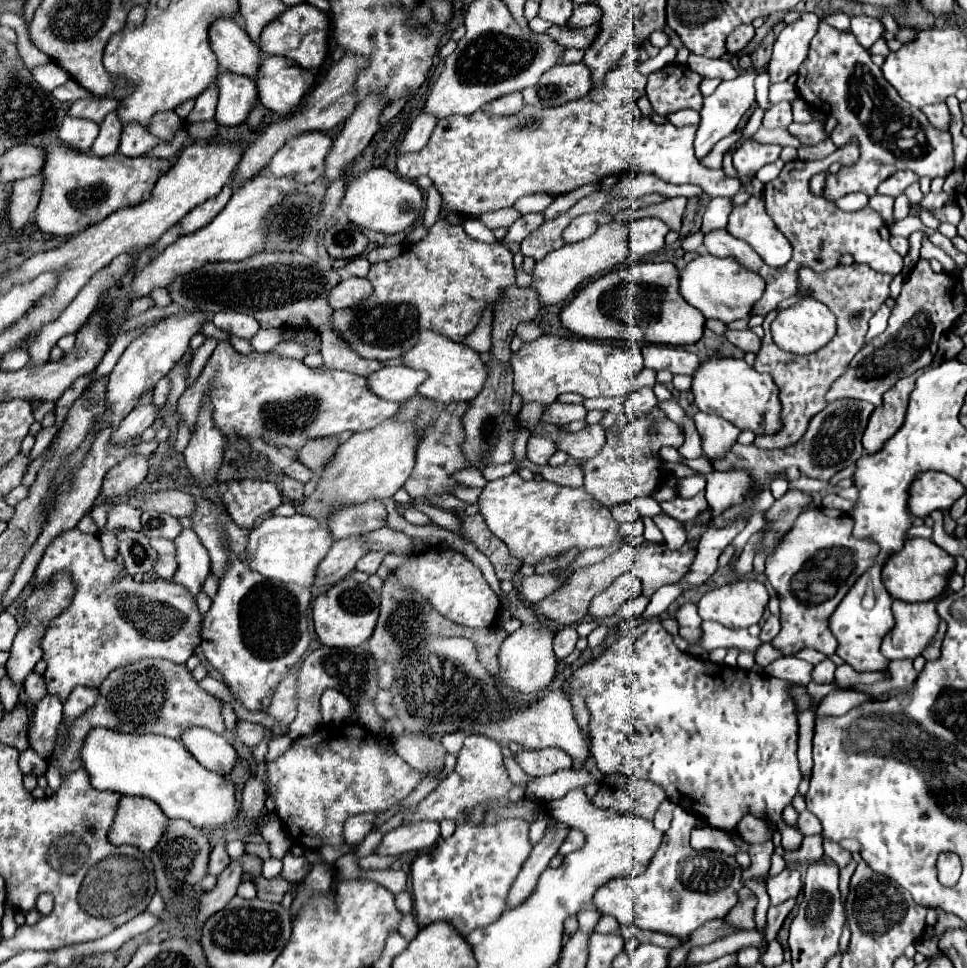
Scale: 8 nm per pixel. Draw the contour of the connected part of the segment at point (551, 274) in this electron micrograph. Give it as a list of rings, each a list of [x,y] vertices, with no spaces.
[[[614,218],[612,222],[600,226],[594,236],[590,236],[582,242],[576,242],[576,244],[566,244],[560,250],[550,252],[544,260],[536,262],[534,272],[532,272],[532,276],[534,276],[532,288],[538,292],[540,302],[542,304],[566,302],[574,294],[574,290],[578,288],[580,282],[584,282],[586,278],[590,278],[602,270],[608,270],[616,264],[622,264],[630,254],[628,226],[630,226],[628,220]]]

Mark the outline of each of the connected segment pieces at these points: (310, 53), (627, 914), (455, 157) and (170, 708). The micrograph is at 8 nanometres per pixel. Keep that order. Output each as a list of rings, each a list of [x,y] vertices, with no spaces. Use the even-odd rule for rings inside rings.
[[[302,2],[284,10],[278,18],[264,26],[260,34],[260,50],[264,54],[276,54],[298,62],[302,68],[320,68],[328,54],[328,36],[330,36],[330,18],[326,12]]]
[[[676,806],[674,820],[662,838],[658,852],[648,868],[638,876],[616,878],[600,886],[594,894],[594,906],[602,914],[614,916],[620,924],[632,924],[670,936],[690,936],[706,922],[724,918],[738,902],[742,888],[742,866],[734,856],[718,850],[694,850],[688,840],[694,814]]]
[[[621,57],[606,74],[602,86],[592,88],[584,98],[566,102],[564,106],[536,108],[526,104],[522,114],[512,116],[490,116],[478,110],[470,116],[450,116],[440,120],[428,144],[418,154],[398,158],[396,170],[400,172],[400,176],[410,180],[416,180],[418,176],[428,176],[442,196],[444,212],[464,214],[472,218],[500,208],[510,208],[518,198],[528,194],[560,196],[584,184],[596,182],[608,174],[624,172],[630,166],[642,172],[652,172],[672,184],[698,184],[712,198],[732,198],[734,194],[738,194],[742,188],[738,178],[726,176],[724,170],[706,170],[694,158],[694,126],[676,128],[672,124],[654,124],[652,120],[642,118],[636,100],[646,94],[646,84],[647,78],[642,76],[636,66],[624,66]]]
[[[142,660],[122,670],[114,670],[106,678],[106,682],[100,686],[96,712],[92,708],[82,718],[78,718],[78,722],[62,724],[60,734],[62,732],[68,734],[68,746],[62,752],[64,776],[82,766],[78,758],[78,750],[82,748],[82,742],[88,730],[96,726],[112,728],[118,732],[134,732],[134,734],[152,732],[152,734],[162,734],[176,740],[180,740],[180,736],[192,726],[208,728],[218,734],[226,730],[216,698],[208,698],[206,692],[194,686],[194,678],[186,670],[186,666],[174,666],[172,662],[166,662],[166,660]]]

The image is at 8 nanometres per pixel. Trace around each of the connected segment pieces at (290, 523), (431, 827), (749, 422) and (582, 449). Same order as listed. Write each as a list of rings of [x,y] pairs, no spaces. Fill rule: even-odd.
[[[294,514],[290,518],[270,516],[260,526],[250,530],[248,536],[250,568],[260,572],[264,578],[312,586],[316,580],[316,568],[326,558],[332,542],[334,538],[330,530],[316,518],[310,518],[306,514]]]
[[[420,820],[420,822],[402,824],[402,826],[390,830],[382,838],[376,854],[380,854],[380,856],[396,856],[396,854],[412,852],[412,850],[430,848],[432,844],[436,844],[438,836],[440,836],[440,824],[438,822]]]
[[[714,354],[702,360],[692,378],[692,394],[696,406],[706,414],[718,414],[738,426],[740,430],[752,430],[754,434],[768,434],[778,428],[780,400],[778,386],[770,374],[760,374],[740,358],[728,358]]]
[[[588,424],[584,430],[576,434],[564,432],[556,426],[546,426],[544,434],[556,440],[558,450],[566,452],[570,458],[580,460],[580,462],[592,460],[606,444],[606,432],[600,424]]]

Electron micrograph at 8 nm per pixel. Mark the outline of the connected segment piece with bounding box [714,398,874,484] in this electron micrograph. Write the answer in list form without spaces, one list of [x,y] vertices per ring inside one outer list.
[[[842,398],[842,400],[828,402],[826,408],[810,420],[806,434],[794,446],[788,446],[786,450],[758,450],[752,444],[750,446],[734,444],[726,452],[724,458],[714,460],[714,468],[730,470],[734,466],[748,466],[760,484],[770,482],[772,474],[782,472],[790,466],[798,466],[800,472],[810,478],[830,480],[838,470],[842,470],[842,468],[854,464],[858,458],[862,458],[864,448],[860,444],[860,438],[862,438],[862,432],[866,430],[866,422],[872,412],[874,412],[874,406],[870,402],[862,402],[862,400]]]

